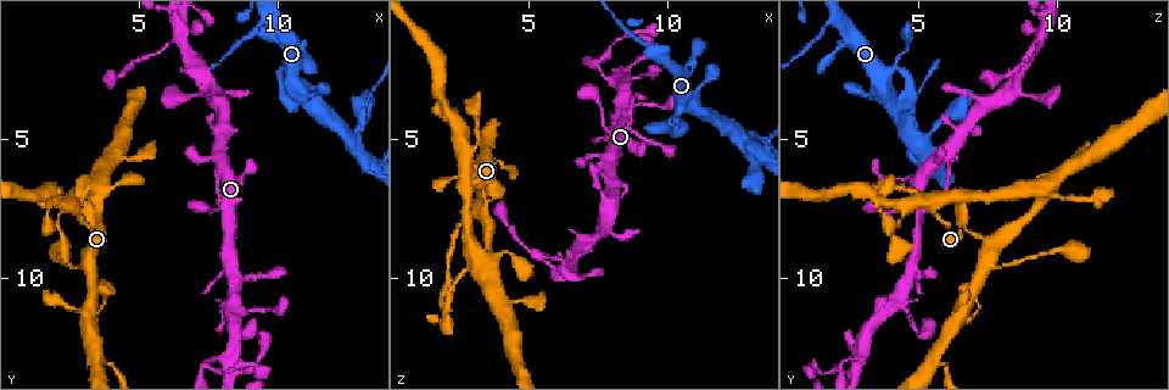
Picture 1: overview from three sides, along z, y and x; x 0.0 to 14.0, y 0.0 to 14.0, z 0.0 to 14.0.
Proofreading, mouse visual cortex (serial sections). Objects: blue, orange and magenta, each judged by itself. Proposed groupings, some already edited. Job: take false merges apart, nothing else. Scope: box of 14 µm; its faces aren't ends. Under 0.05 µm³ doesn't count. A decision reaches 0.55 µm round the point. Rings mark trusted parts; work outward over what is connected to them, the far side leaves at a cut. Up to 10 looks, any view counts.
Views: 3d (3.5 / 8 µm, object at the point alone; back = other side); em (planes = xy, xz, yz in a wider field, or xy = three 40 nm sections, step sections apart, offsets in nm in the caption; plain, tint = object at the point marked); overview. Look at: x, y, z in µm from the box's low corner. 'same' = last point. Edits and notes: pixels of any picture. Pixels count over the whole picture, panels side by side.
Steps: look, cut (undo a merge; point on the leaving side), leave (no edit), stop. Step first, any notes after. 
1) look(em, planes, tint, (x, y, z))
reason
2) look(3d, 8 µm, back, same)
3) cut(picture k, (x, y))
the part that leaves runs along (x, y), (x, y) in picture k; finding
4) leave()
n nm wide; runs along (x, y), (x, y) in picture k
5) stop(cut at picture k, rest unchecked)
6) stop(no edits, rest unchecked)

look(3d, 3.5 µm, (9.4, 1.0, 1.7))
calibre changes

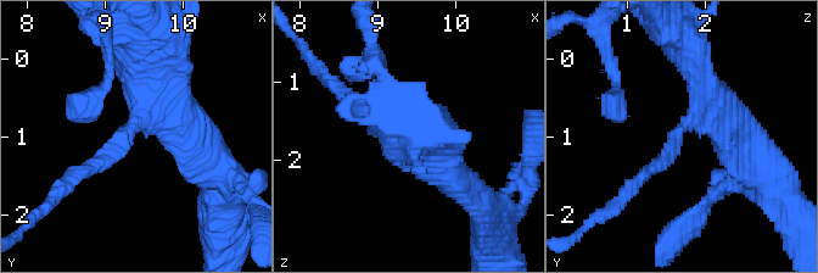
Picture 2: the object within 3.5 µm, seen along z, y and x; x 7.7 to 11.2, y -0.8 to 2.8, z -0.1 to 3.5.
look(em, xy, step 3, tint, (9.30, 0.95, 1.65))
arms of 200, 400 nm

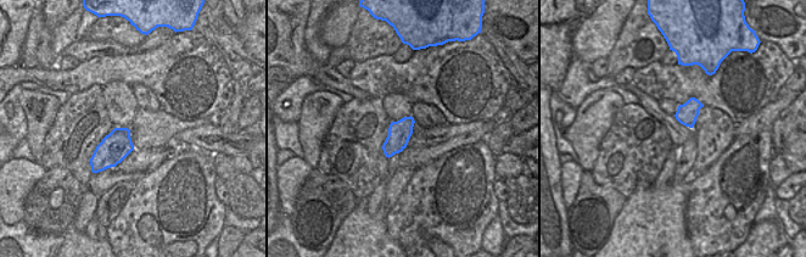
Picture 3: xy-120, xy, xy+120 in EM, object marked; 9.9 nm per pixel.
leave()
runs along (459, 183), (396, 129), (343, 95) in picture 2; one cell here

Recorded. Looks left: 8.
look(3d, 3.5 µm, (12.5, 4.9, 4.8))
four or more arms meet

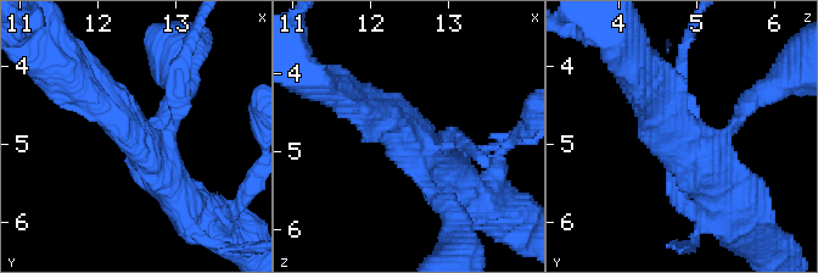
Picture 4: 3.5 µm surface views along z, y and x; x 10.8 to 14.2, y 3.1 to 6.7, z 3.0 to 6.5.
look(em, xy, step 5, plain, (12.55, 4.95, 4.90))
4 arms; arms of 200, 200, 400, 500 nm

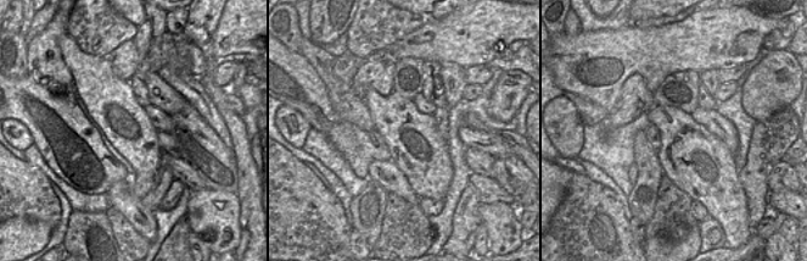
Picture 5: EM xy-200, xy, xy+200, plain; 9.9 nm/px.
look(em, xy, step 5, tint, same)
where the object lies

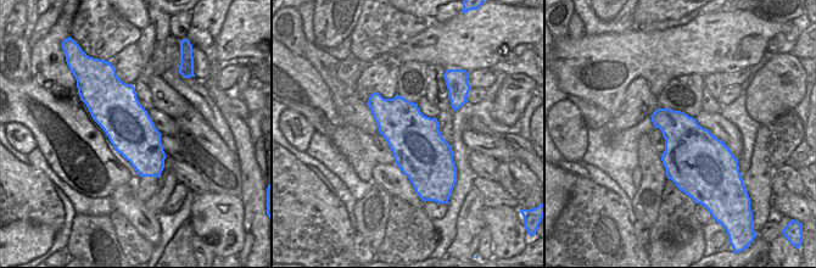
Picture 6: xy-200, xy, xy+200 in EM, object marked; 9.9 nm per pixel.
leave()
runs along (88, 93), (144, 141), (185, 205) in picture 4; all the same cell

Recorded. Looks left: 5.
look(3d, 3.5 µm, (3.4, 12.8, 5.6))
a fork

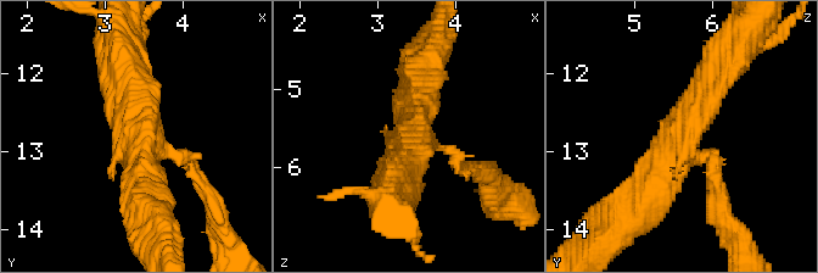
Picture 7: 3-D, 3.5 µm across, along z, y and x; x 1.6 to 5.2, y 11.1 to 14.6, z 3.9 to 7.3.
look(em, xy, step 2, tint, (3.55, 12.90, 5.60))

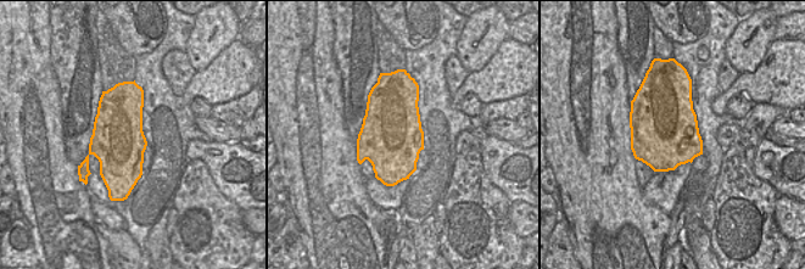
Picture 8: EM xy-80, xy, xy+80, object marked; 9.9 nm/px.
leave()
runs along (717, 76), (677, 154), (629, 210) in picture 7; all the same cell

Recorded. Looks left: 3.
look(3d, 3.5 µm, (7.5, 13.2, 2.2))
sharp bend

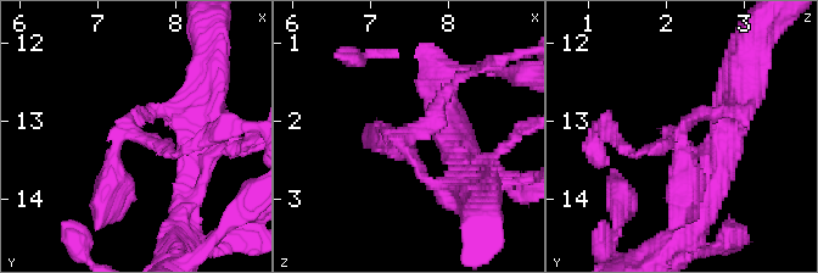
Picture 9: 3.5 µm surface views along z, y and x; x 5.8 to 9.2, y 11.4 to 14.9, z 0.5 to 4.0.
leave()
one cell here

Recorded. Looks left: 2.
stop(no edits, rest unchecked)

